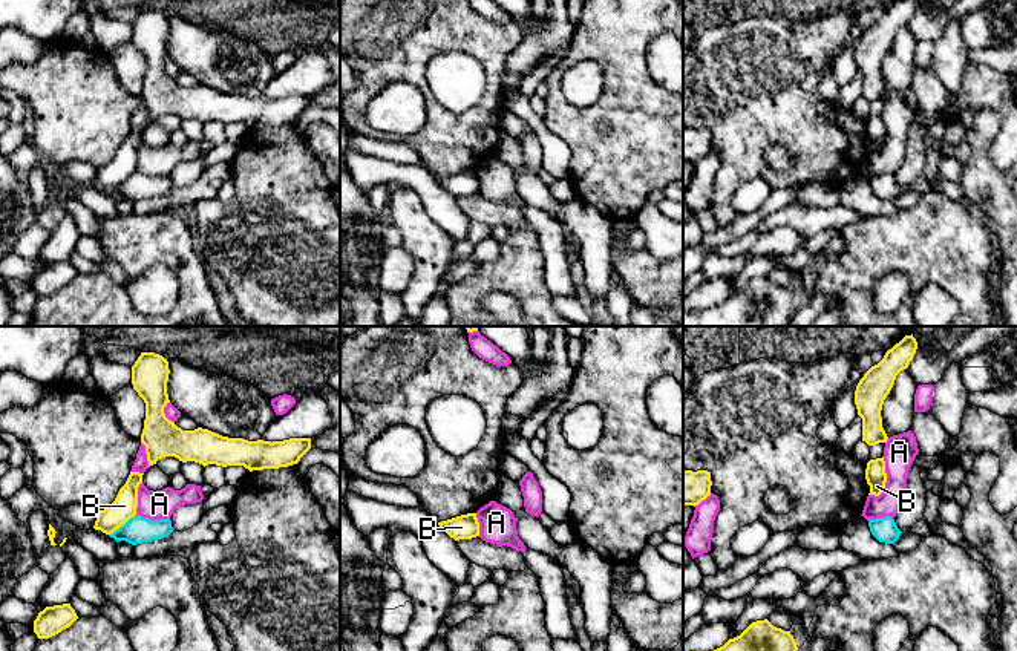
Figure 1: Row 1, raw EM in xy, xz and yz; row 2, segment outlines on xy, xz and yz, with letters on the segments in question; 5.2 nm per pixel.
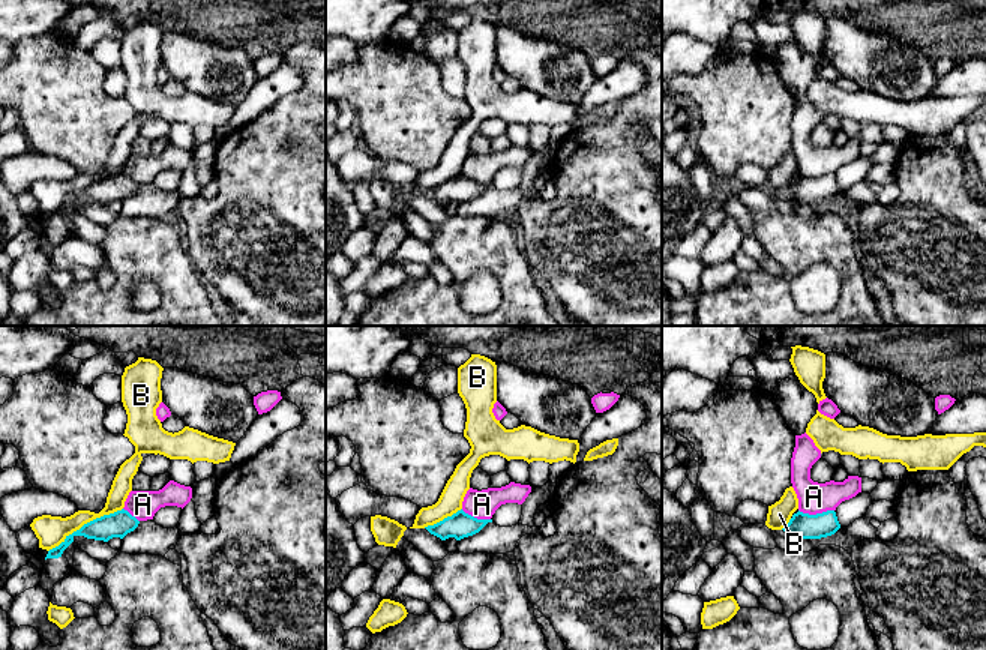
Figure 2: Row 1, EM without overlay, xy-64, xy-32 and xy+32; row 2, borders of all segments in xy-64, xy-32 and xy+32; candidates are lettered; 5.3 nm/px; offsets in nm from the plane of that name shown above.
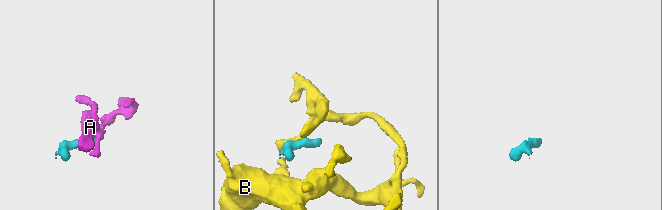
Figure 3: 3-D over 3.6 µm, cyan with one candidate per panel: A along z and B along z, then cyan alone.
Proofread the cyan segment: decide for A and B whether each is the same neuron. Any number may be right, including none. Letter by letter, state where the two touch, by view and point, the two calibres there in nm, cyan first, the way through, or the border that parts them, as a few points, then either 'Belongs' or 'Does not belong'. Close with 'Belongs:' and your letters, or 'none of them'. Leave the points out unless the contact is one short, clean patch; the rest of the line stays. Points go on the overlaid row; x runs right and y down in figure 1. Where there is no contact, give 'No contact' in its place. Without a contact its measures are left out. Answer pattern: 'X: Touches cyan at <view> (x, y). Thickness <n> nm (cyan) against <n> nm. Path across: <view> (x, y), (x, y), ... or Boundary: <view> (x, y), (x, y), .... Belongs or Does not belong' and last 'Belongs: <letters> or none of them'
A: Touches cyan at xy (153, 521). Thickness 140 nm (cyan) against 150 nm. Boundary: xy (137, 513), (152, 520), (169, 518). Does not belong
B: Touches cyan at xy (121, 526). Thickness 140 nm (cyan) against 130 nm. Boundary: xy (135, 513), (109, 535). Does not belong
Belongs: none of them

